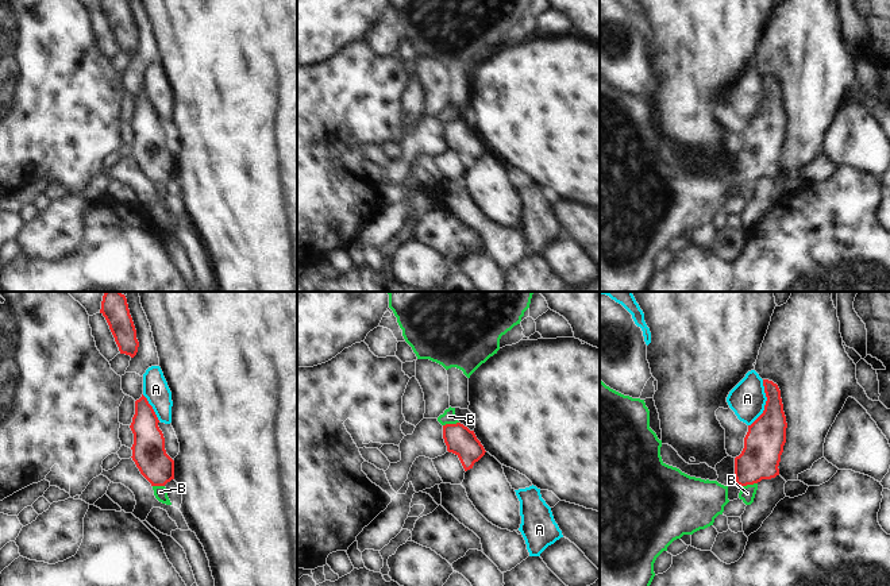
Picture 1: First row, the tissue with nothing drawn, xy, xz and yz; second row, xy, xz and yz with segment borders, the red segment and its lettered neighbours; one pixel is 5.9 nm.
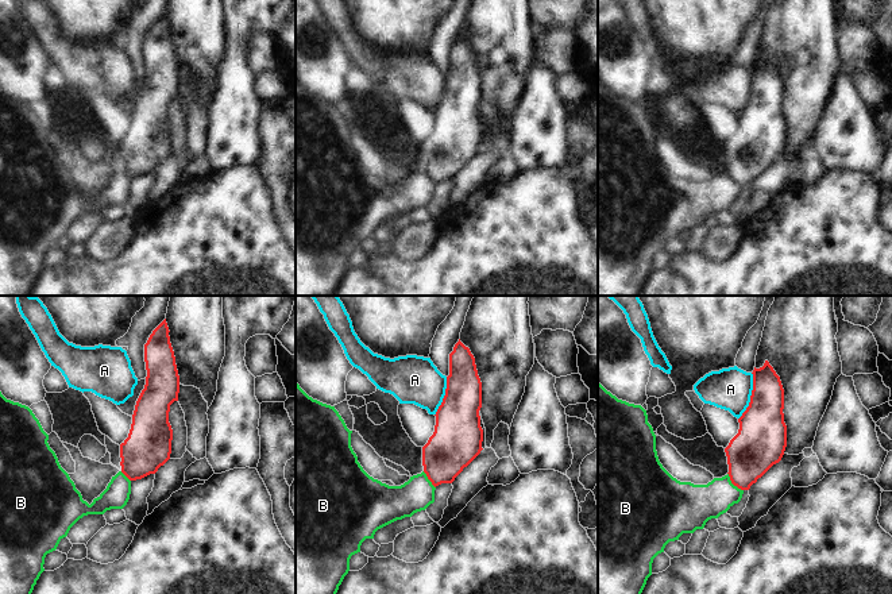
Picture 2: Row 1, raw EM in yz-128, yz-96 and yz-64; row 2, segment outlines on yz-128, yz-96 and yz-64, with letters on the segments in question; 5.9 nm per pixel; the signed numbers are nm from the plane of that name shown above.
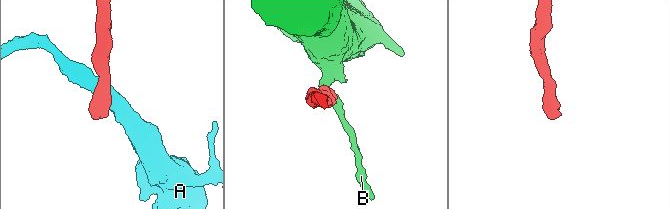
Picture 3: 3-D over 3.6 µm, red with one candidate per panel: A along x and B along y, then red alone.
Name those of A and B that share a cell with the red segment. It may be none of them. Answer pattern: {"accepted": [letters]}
{"accepted": []}

